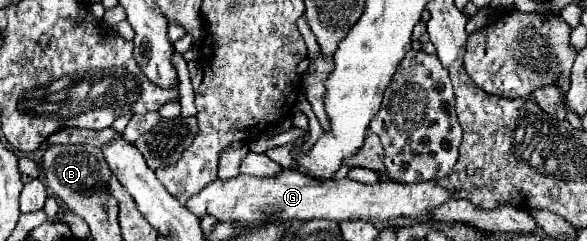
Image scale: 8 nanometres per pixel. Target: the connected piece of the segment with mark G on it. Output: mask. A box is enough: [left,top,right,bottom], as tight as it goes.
[187,170,453,224]

